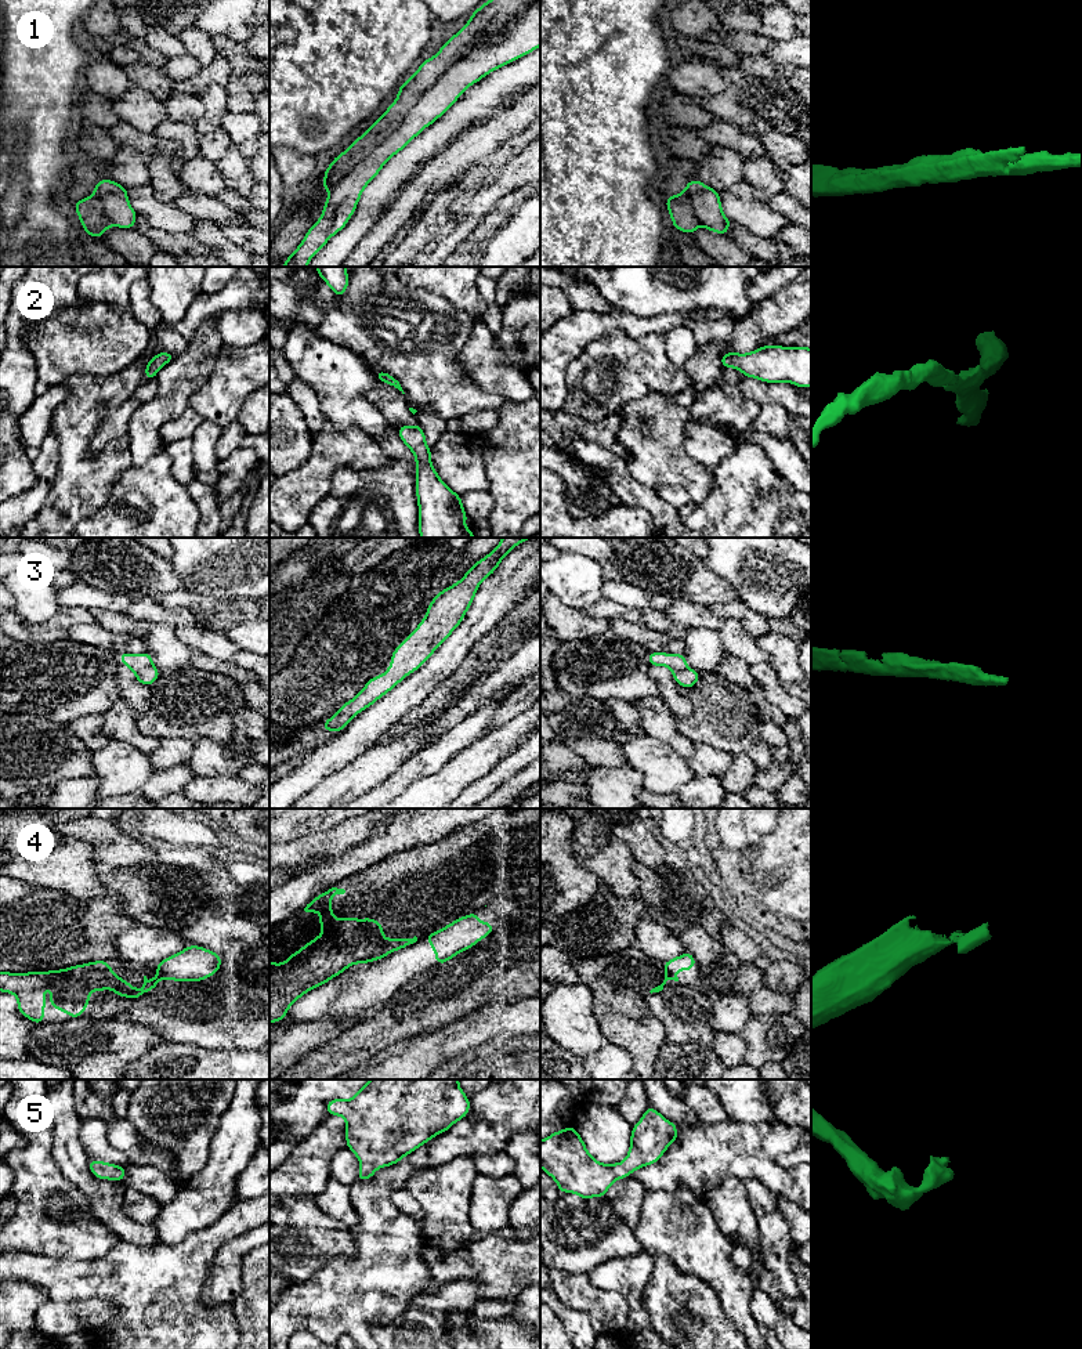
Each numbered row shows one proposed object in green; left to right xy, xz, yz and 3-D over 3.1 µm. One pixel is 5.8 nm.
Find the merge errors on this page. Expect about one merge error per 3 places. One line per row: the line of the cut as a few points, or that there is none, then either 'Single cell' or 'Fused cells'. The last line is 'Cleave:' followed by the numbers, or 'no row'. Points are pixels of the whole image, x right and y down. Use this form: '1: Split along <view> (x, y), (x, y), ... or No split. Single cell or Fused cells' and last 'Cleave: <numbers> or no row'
1: Split along xz (534, 0), (481, 36), (422, 96), (402, 122), (330, 188). Fused cells
2: No split. Single cell
3: No split. Single cell
4: Split along xy (158, 972), (162, 977). Fused cells
5: No split. Single cell
Cleave: 1, 4

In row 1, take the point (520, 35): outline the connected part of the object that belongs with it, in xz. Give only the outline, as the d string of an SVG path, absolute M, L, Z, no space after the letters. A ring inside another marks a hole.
M533 0L495 32L477 40L471 50L421 95L399 127L330 188L321 218L311 225L282 267L307 267L325 243L345 227L363 189L388 159L442 116L467 87L539 46L540 0Z

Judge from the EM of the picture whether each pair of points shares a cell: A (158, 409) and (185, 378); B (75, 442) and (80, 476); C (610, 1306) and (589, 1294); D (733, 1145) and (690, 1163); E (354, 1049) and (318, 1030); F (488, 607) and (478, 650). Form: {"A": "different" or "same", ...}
{"A": "same", "B": "same", "C": "same", "D": "same", "E": "different", "F": "different"}

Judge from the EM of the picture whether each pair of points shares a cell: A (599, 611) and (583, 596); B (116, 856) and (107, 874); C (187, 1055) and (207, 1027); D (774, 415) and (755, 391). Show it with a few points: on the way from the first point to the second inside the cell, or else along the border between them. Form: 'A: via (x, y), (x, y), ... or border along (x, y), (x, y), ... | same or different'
A: border along (603, 597), (583, 610) | different
B: border along (143, 863), (100, 865) | different
C: border along (165, 1040), (220, 1051) | different
D: border along (762, 405), (780, 404), (789, 415) | different

